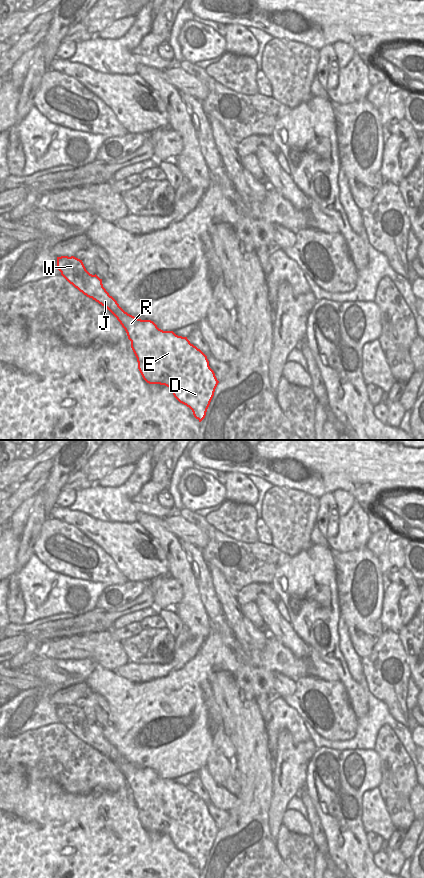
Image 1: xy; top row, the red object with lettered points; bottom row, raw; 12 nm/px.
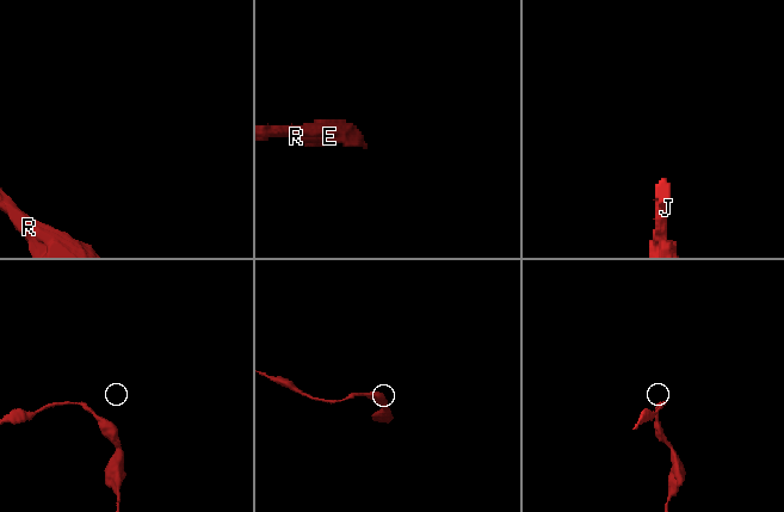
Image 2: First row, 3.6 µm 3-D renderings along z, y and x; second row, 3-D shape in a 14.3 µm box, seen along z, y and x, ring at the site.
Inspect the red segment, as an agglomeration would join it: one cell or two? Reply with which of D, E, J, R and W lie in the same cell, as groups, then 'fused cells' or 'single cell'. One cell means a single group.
D E J R W | single cell

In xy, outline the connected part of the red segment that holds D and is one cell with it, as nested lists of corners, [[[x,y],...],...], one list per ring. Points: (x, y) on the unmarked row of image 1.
[[[74,704],[57,705],[57,716],[70,732],[107,756],[117,766],[131,789],[131,796],[137,806],[138,817],[143,827],[149,832],[169,835],[174,845],[189,855],[194,865],[201,870],[206,864],[219,831],[209,814],[207,804],[191,792],[187,785],[178,784],[173,779],[163,779],[153,769],[141,768],[125,760],[103,735],[102,727],[96,722],[90,722],[82,708]]]

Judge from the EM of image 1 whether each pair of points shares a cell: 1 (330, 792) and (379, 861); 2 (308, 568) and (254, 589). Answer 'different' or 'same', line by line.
1: different
2: different

